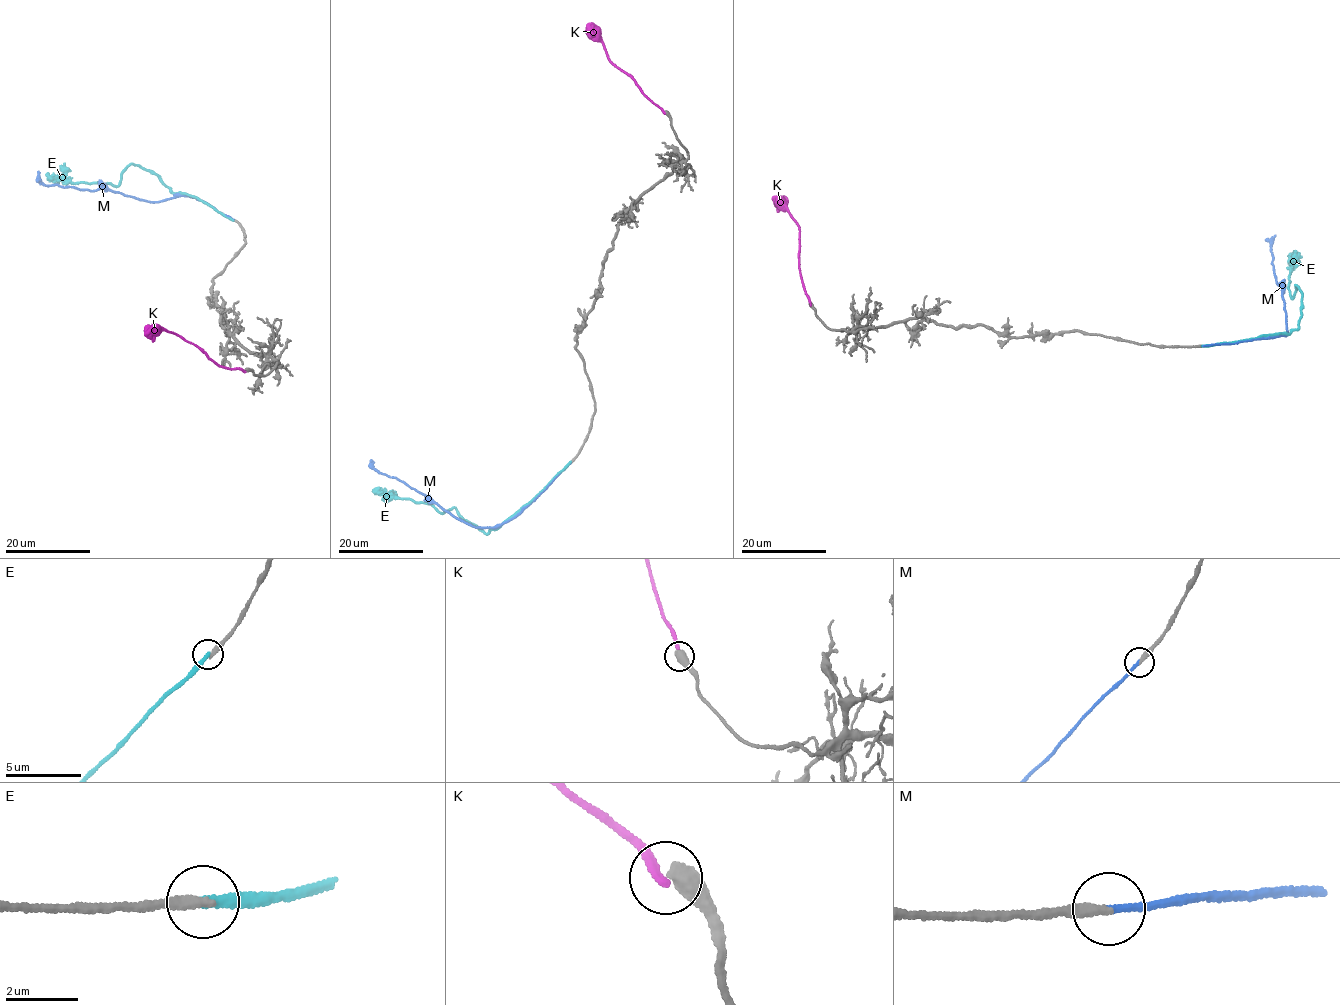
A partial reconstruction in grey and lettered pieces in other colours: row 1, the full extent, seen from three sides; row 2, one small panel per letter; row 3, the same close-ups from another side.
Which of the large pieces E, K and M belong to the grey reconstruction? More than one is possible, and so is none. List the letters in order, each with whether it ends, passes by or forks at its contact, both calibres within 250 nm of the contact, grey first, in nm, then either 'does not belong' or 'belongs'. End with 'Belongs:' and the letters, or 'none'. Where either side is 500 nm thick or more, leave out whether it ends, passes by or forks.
E: it ends; calibres 280 and 280 nm; does not belong
K: calibres 550 and 280 nm; does not belong
M: it ends; calibres 260 and 190 nm; belongs
Belongs: M

